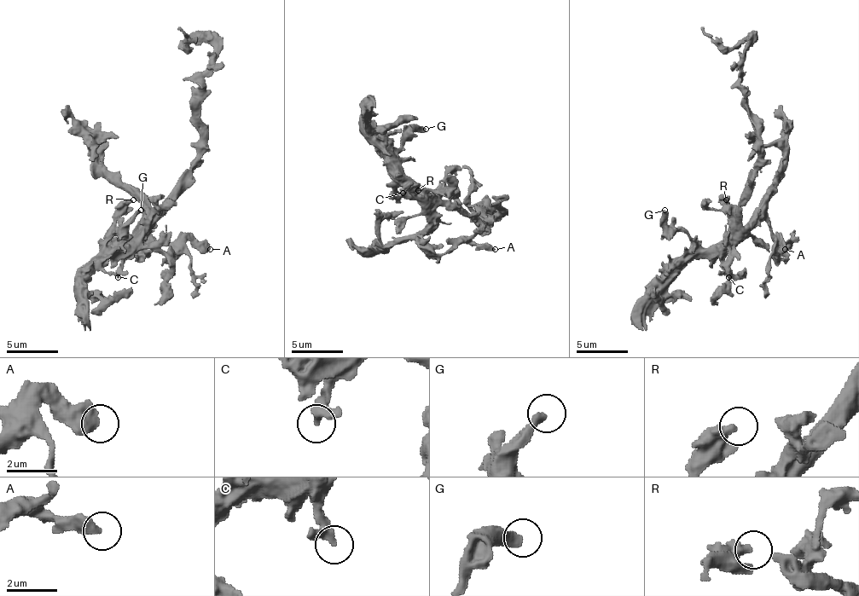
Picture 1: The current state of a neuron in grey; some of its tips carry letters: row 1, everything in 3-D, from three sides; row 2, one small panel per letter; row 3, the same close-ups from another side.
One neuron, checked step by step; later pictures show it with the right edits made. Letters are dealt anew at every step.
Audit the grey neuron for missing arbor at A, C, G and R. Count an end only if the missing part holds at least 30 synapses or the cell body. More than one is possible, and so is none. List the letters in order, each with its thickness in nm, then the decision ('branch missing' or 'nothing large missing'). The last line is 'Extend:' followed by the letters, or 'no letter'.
A: 600 nm | nothing large missing
C: 280 nm | nothing large missing
G: 360 nm | nothing large missing
R: 440 nm | nothing large missing
Extend: no letter

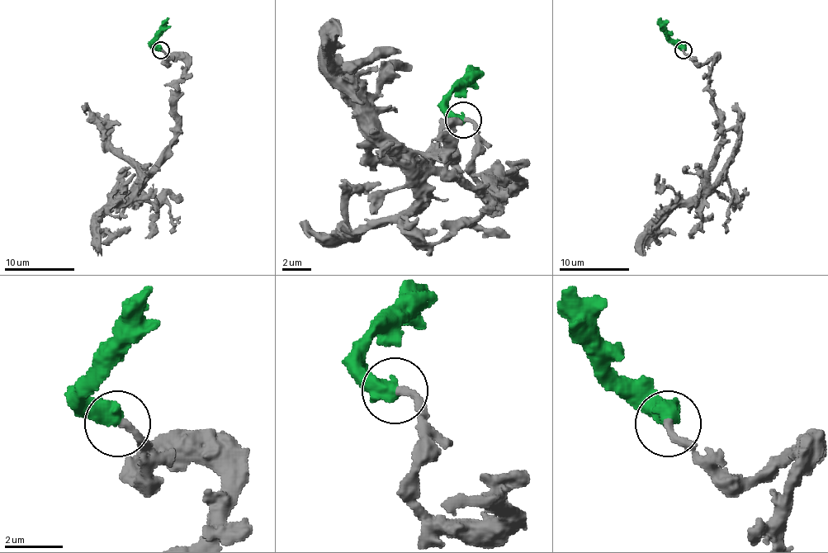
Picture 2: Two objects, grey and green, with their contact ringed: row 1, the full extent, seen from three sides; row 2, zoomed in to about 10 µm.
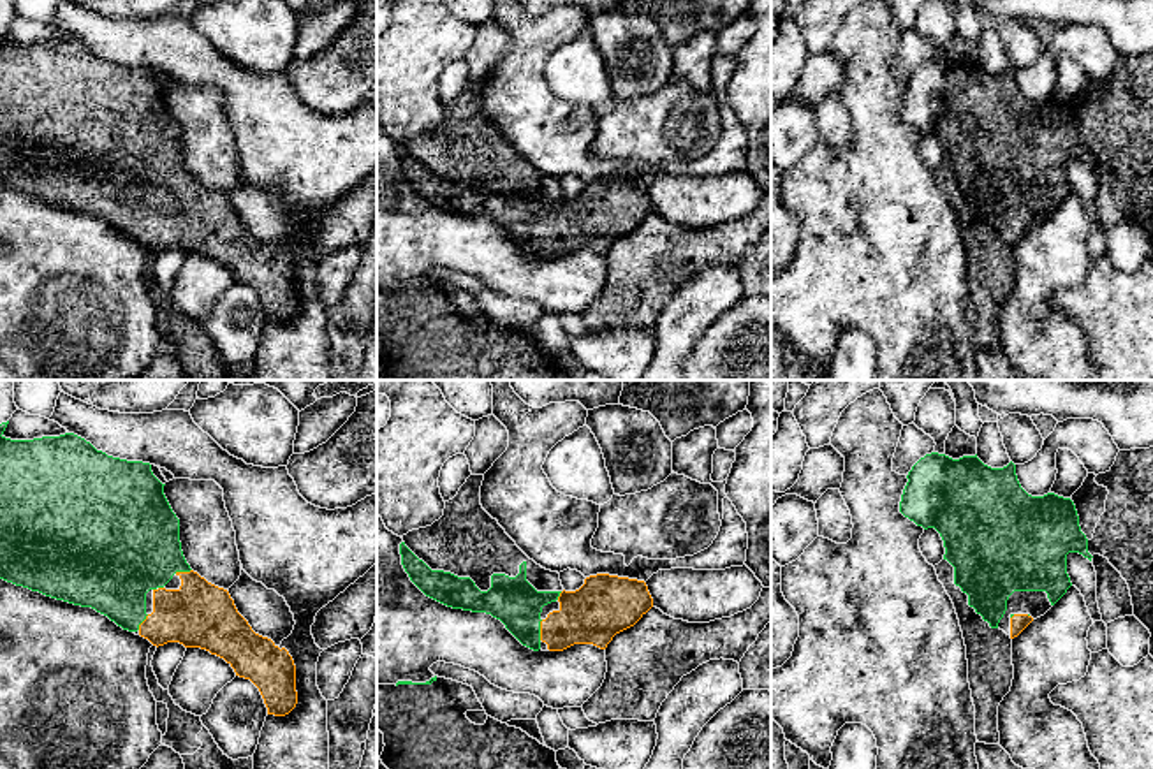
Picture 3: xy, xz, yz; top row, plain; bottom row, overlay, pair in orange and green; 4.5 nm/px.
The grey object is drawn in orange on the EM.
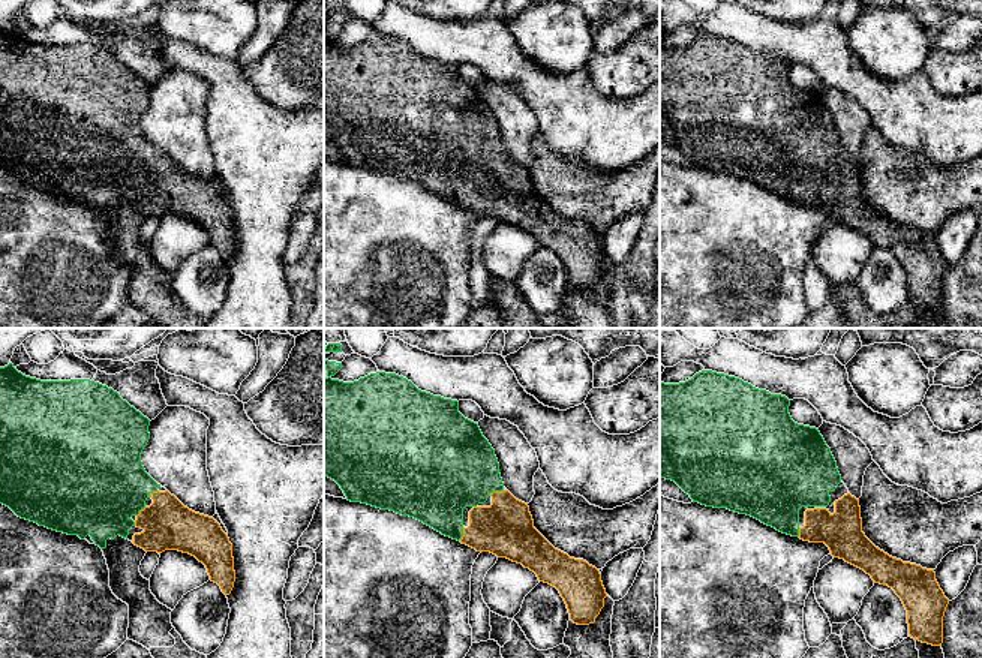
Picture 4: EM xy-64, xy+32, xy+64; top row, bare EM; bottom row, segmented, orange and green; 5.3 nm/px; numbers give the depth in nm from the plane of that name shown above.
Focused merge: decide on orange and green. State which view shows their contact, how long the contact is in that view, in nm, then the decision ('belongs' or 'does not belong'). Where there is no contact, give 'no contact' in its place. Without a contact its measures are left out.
xz | 100 nm | belongs

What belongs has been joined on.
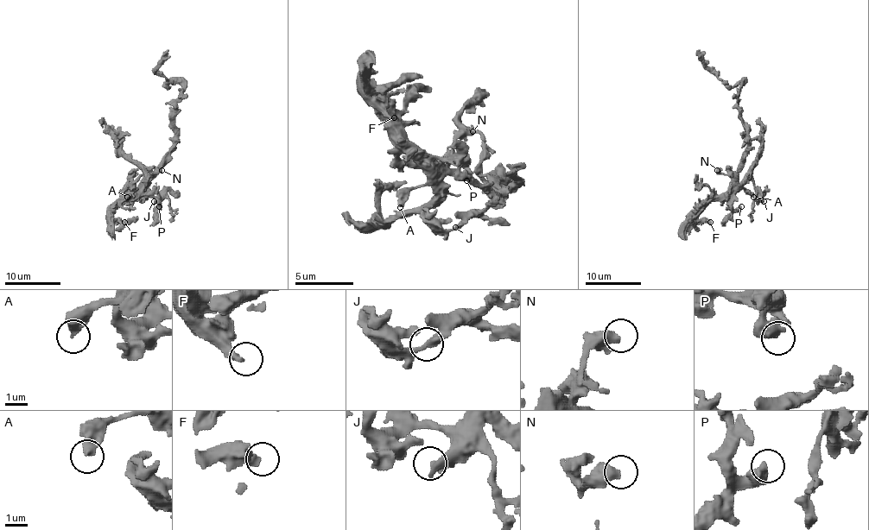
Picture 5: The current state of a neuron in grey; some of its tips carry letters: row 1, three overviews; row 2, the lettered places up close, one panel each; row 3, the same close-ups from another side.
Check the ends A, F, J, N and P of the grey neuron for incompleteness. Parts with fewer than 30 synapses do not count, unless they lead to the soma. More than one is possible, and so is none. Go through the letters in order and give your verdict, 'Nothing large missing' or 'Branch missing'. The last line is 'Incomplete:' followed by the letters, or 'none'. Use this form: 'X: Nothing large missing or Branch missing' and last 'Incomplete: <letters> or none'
A: Branch missing
F: Nothing large missing
J: Nothing large missing
N: Nothing large missing
P: Nothing large missing
Incomplete: A

